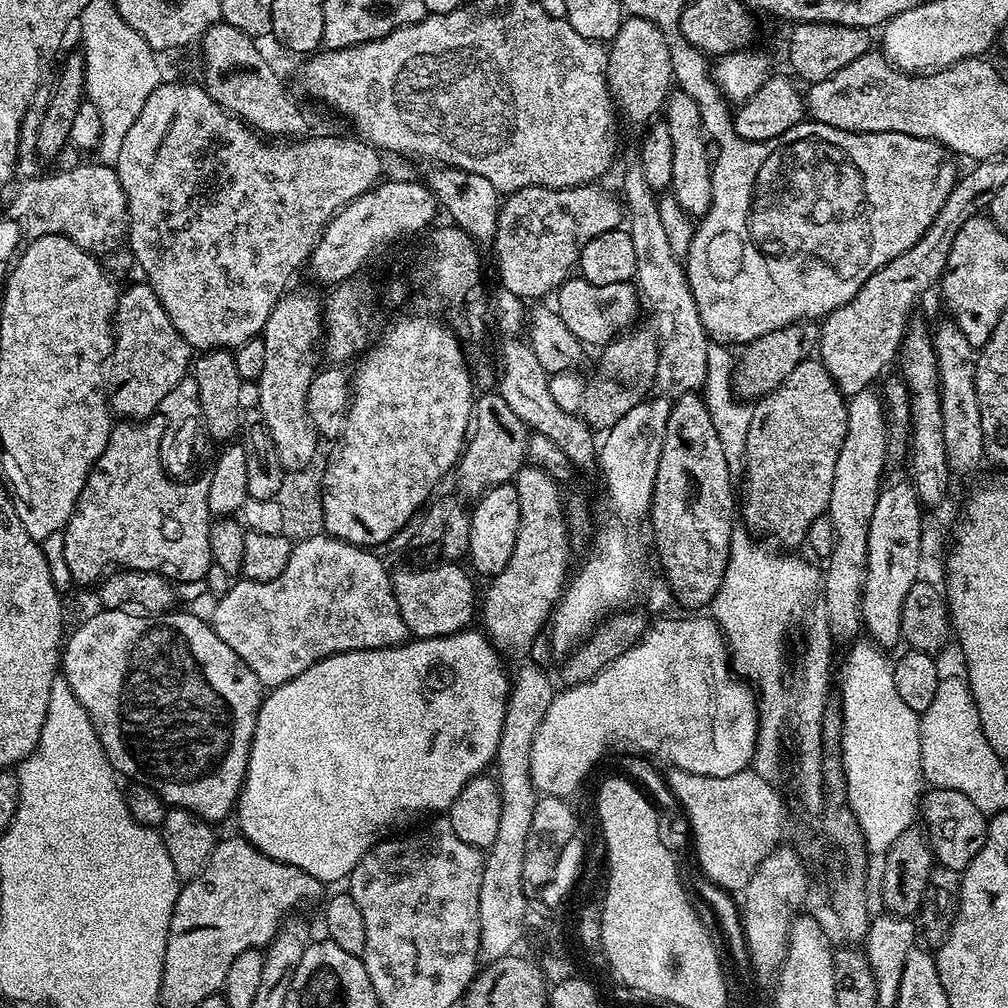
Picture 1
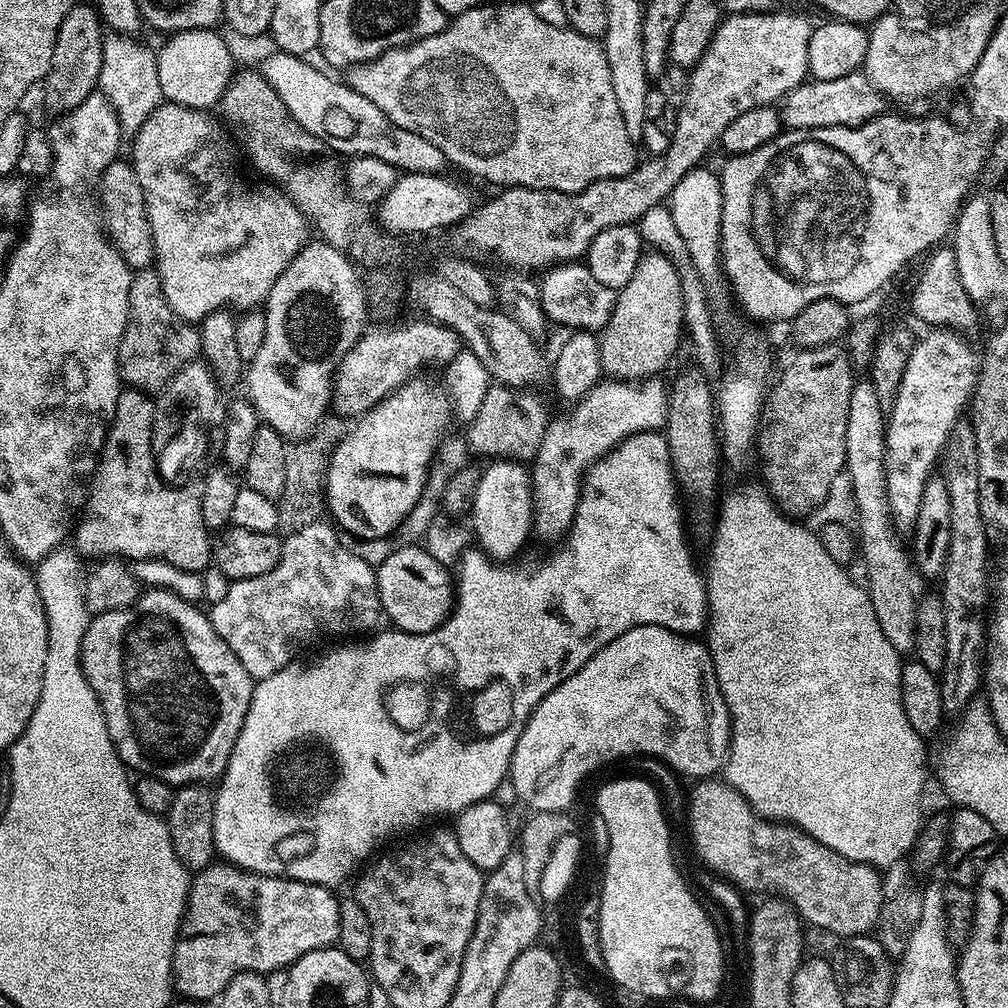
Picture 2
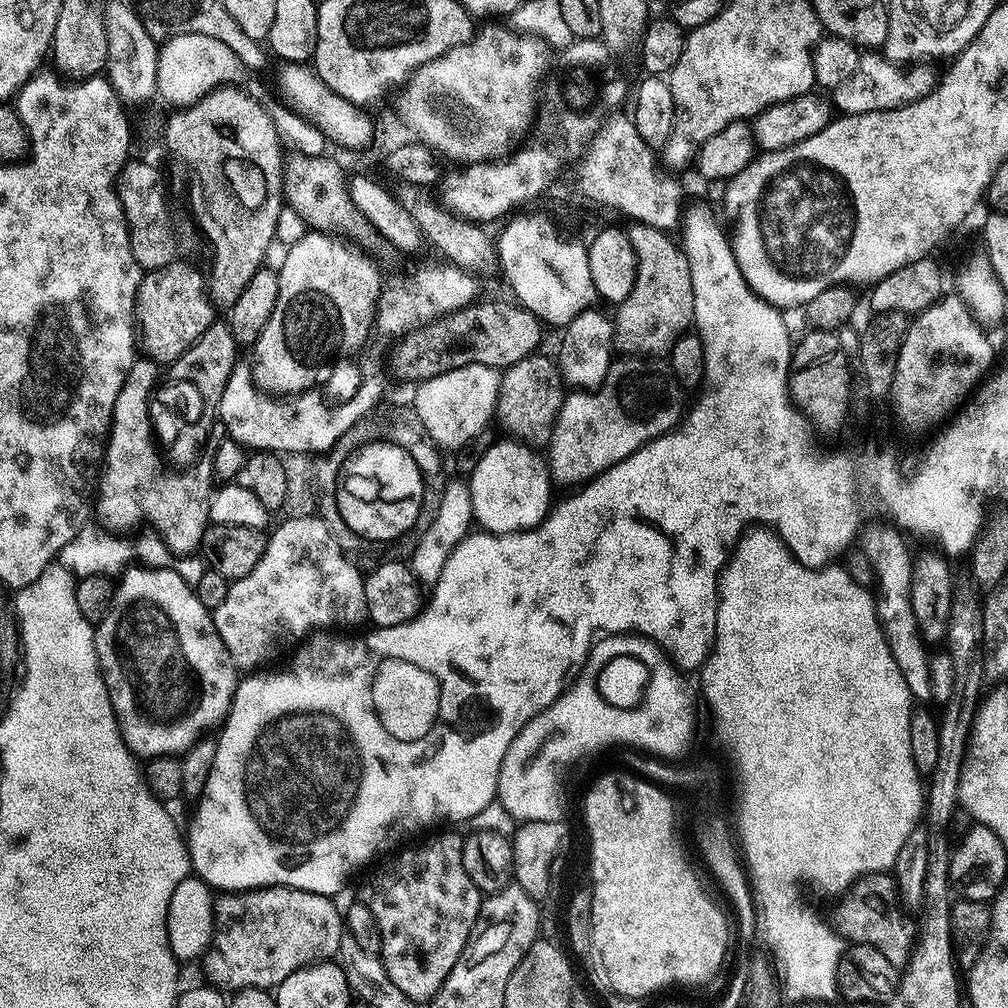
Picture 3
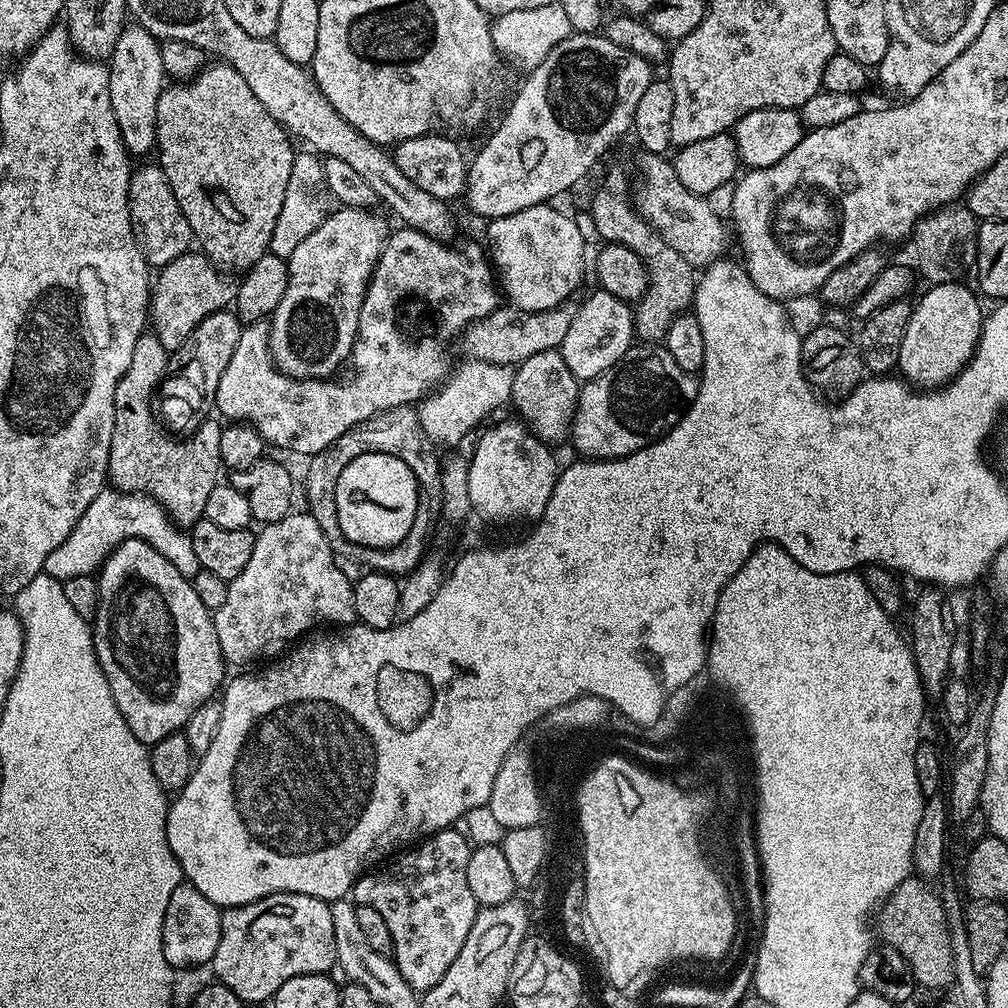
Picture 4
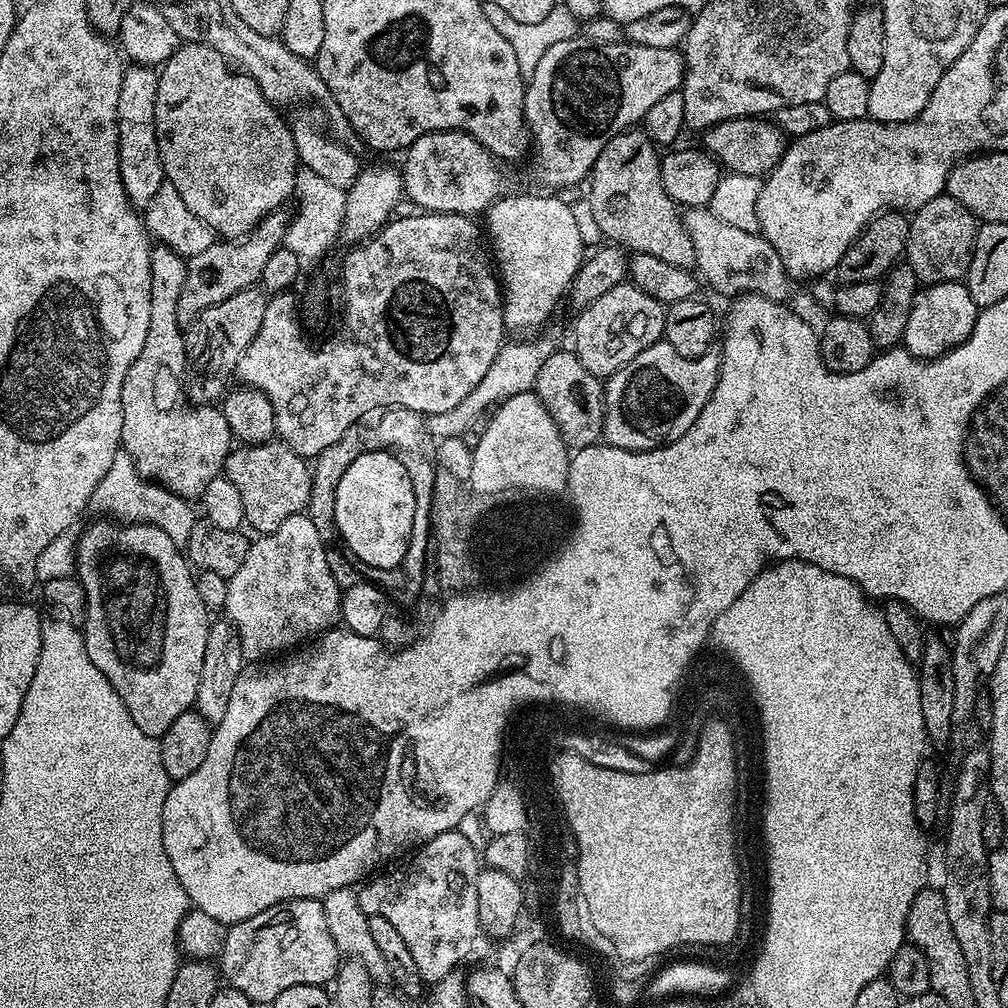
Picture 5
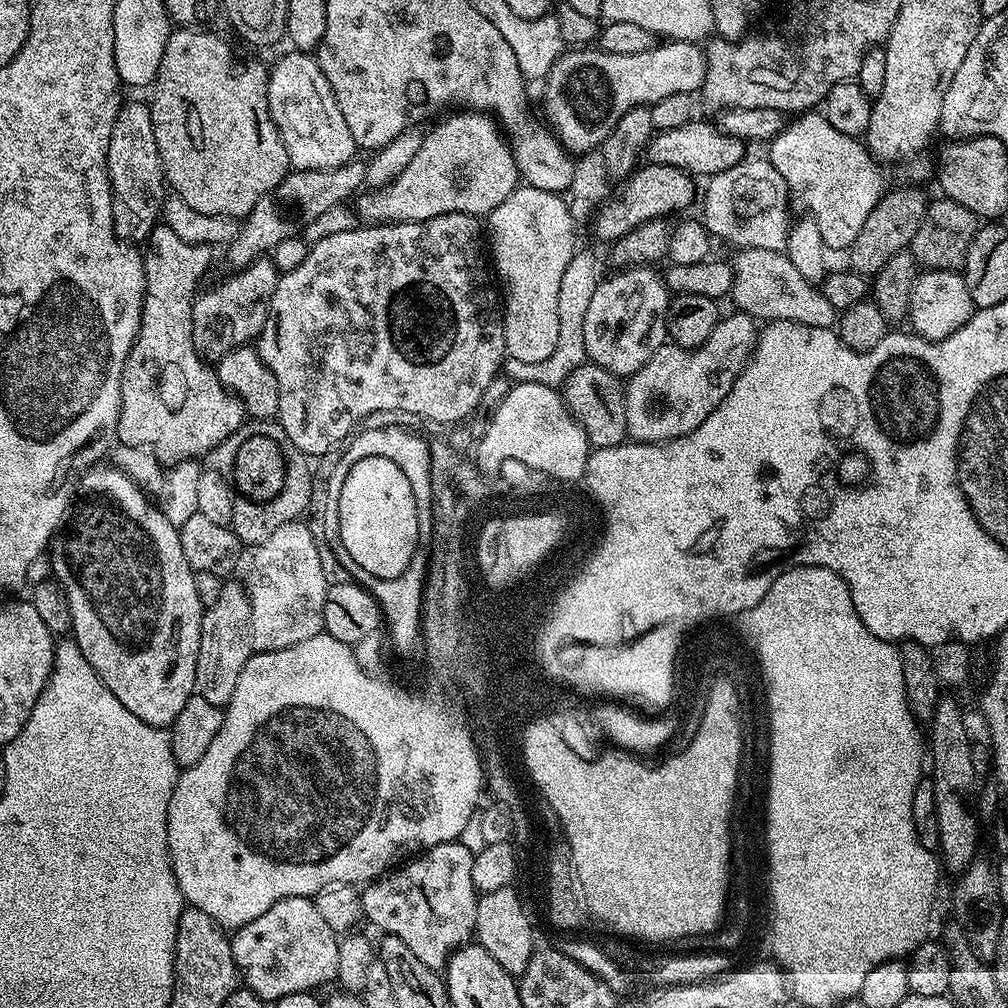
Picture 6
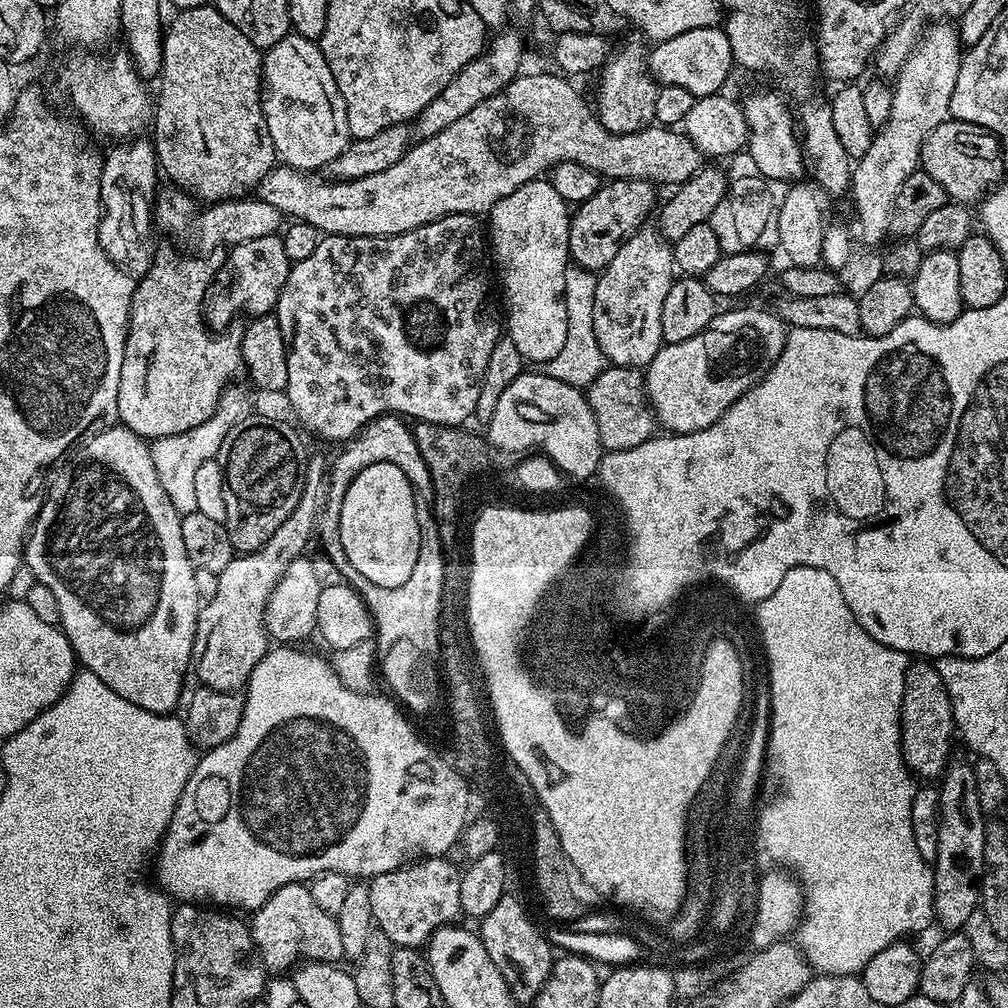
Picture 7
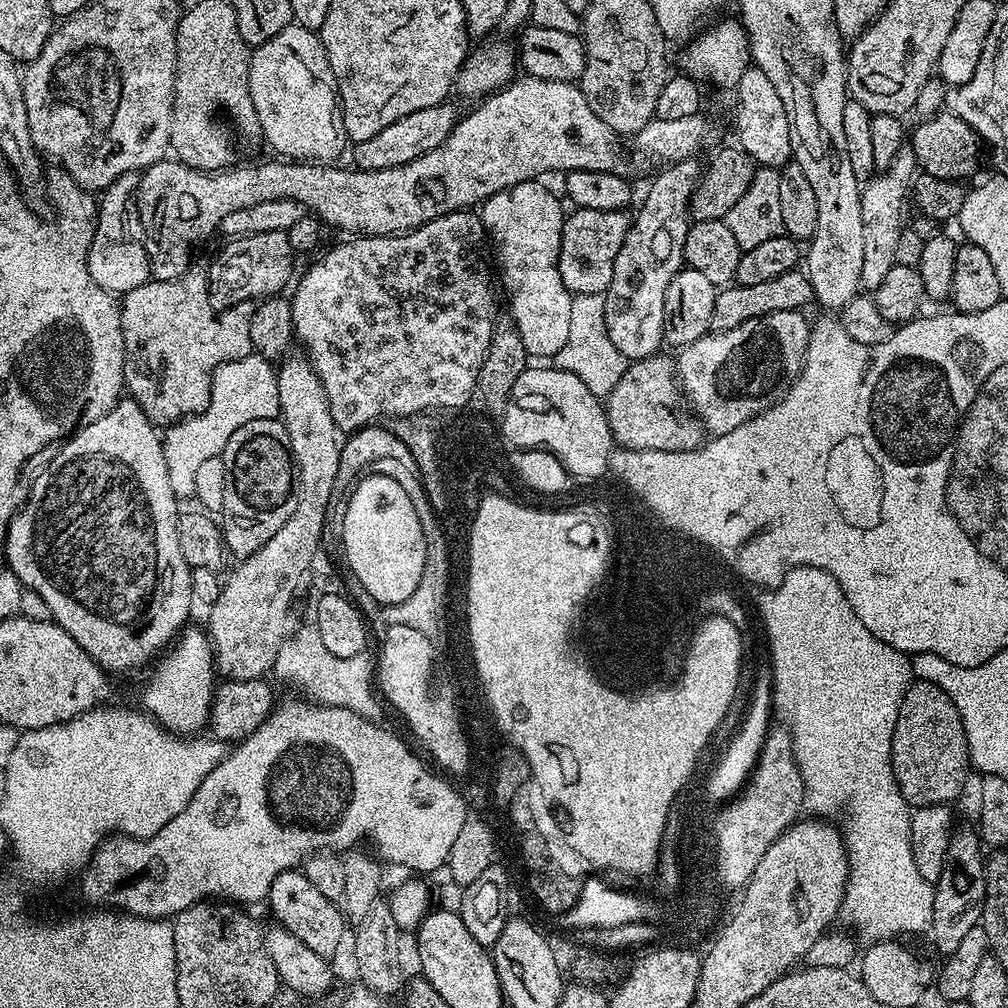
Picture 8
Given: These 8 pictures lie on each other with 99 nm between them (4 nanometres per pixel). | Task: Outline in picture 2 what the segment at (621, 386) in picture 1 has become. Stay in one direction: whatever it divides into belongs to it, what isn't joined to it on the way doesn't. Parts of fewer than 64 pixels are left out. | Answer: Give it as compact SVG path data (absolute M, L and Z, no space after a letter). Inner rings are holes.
M648 250L643 253L636 267L636 273L634 278L630 278L630 282L626 282L624 288L619 289L616 305L614 310L610 314L610 318L606 322L606 326L601 328L598 333L598 339L600 342L600 370L605 377L614 380L631 380L633 382L637 380L646 380L649 376L660 376L663 373L663 368L671 362L676 356L676 351L680 348L680 340L682 344L682 335L684 332L684 291L680 285L680 274L676 271L675 266L672 264L672 260L668 256L662 255L662 253L655 250Z

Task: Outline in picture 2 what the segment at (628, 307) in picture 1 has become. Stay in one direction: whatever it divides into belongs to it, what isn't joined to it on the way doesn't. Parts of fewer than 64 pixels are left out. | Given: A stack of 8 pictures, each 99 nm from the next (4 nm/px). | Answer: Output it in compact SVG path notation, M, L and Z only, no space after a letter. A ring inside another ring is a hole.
M580 262L570 264L561 264L554 268L549 268L543 273L540 288L538 284L538 307L541 308L545 317L549 321L552 320L556 324L561 324L567 330L579 330L582 332L599 333L601 328L606 326L606 322L610 318L610 314L616 305L617 293L613 289L602 286L598 282L594 282L594 278L590 274L587 266Z

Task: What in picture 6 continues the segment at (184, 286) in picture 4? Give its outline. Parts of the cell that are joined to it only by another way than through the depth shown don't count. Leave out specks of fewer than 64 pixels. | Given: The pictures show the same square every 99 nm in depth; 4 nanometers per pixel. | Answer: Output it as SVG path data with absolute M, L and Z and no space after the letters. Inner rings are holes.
M357 158L334 170L289 171L284 181L274 190L270 190L270 194L258 198L254 210L248 213L236 239L227 249L228 260L233 264L231 267L236 270L245 268L265 254L271 253L272 248L282 242L282 238L290 238L304 230L326 210L351 201L365 187L365 165L363 159Z

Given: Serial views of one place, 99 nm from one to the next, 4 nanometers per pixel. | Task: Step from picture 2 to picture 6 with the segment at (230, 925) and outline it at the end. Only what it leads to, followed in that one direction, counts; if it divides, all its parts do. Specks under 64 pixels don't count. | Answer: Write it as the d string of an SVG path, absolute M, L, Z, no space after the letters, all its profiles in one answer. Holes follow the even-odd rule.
M291 896L285 900L279 900L274 902L274 906L270 906L270 910L266 910L266 914L258 914L258 918L254 918L254 922L246 922L241 928L235 929L230 936L233 958L239 968L239 975L242 977L243 983L248 989L256 996L259 996L261 1000L265 1002L275 1002L281 1000L286 994L298 994L299 992L312 992L316 990L319 984L333 983L336 980L338 974L338 946L340 940L338 939L338 933L335 932L326 924L325 919L322 918L318 912L318 906L315 899L306 896Z

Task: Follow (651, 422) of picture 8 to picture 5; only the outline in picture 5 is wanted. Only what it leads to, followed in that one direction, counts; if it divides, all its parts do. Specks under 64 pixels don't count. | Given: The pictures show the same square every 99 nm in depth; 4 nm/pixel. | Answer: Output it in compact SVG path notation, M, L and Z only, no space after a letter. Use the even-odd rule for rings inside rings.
M559 350L546 359L542 365L542 370L538 373L534 391L544 409L550 414L550 418L558 426L564 443L568 445L569 449L585 448L597 443L603 437L604 385L601 377L590 374L590 370L586 370L586 366L582 366L582 362L576 357L575 351Z

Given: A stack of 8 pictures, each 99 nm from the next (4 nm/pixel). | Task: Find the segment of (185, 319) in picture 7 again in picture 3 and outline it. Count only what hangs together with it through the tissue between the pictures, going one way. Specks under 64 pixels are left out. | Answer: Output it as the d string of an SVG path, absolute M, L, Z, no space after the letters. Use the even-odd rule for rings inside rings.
M147 358L137 359L133 364L132 369L126 374L126 382L122 386L122 390L118 390L118 398L114 402L114 414L112 415L112 429L108 432L108 443L104 450L104 458L102 461L102 471L98 476L98 495L94 500L94 516L98 521L99 527L107 530L112 534L128 534L131 528L136 528L139 524L148 523L153 533L160 537L161 542L171 550L172 555L181 558L184 556L193 555L199 549L202 538L204 537L204 531L209 526L208 518L208 501L211 500L214 493L214 477L207 467L204 468L192 468L189 472L167 472L164 469L164 464L160 461L160 456L156 453L158 449L157 441L154 439L154 421L150 415L150 401L154 396L154 389L158 384L158 376L156 380L156 371L158 371L157 365L153 361Z

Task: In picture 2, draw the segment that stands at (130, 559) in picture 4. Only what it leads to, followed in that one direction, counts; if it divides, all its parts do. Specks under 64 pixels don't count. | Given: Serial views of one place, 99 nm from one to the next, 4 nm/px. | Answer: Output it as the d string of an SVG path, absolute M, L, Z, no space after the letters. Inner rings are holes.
M148 588L131 608L91 617L86 634L80 643L80 661L86 674L86 682L90 682L102 706L102 714L106 718L106 730L110 730L110 742L114 742L120 761L129 770L137 768L137 773L153 776L173 786L199 785L201 782L210 782L208 780L219 781L230 762L230 754L234 750L234 744L238 742L238 734L246 722L246 710L250 710L252 701L254 681L251 674L246 670L246 666L242 666L242 662L238 662L234 650L230 650L226 642L222 642L222 638L214 630L209 613L205 609L203 612L202 609L203 607L178 598L178 594L173 592L161 588Z

